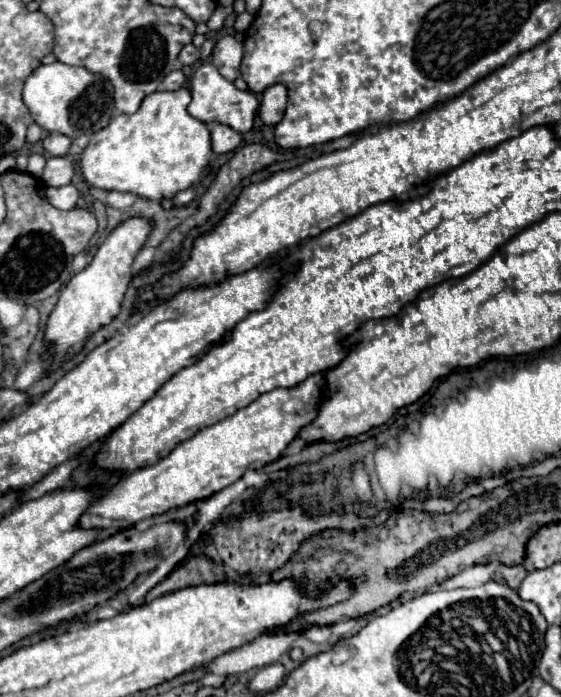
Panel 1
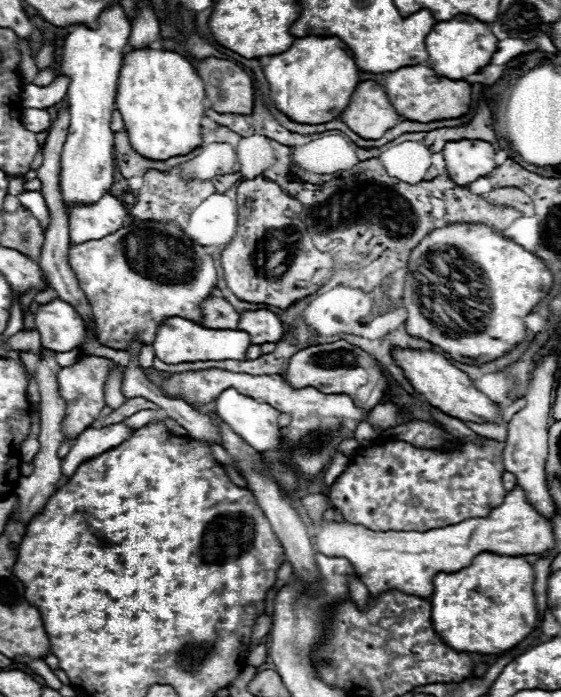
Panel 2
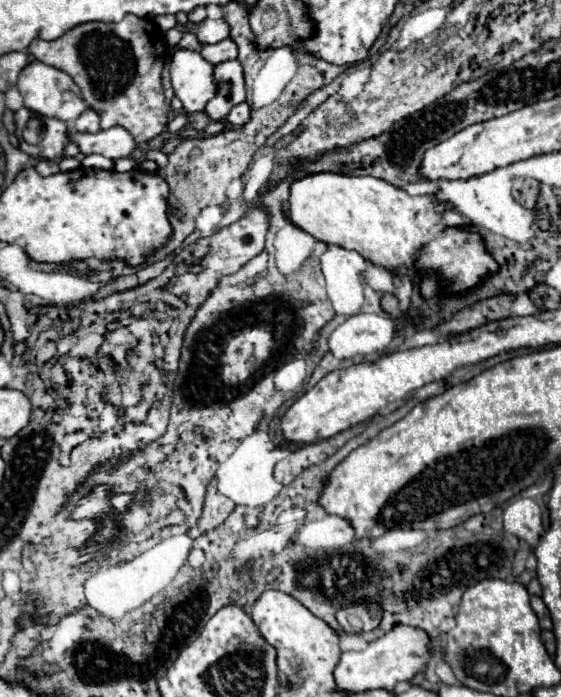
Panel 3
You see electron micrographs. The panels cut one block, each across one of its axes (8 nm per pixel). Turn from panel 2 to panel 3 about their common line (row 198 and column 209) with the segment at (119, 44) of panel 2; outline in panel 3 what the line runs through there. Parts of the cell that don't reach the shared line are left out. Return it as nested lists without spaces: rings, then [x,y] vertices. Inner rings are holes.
[[[178,50],[172,54],[170,82],[186,112],[204,110],[206,102],[214,96],[216,86],[212,82],[212,70],[214,66],[206,62],[200,52]]]

